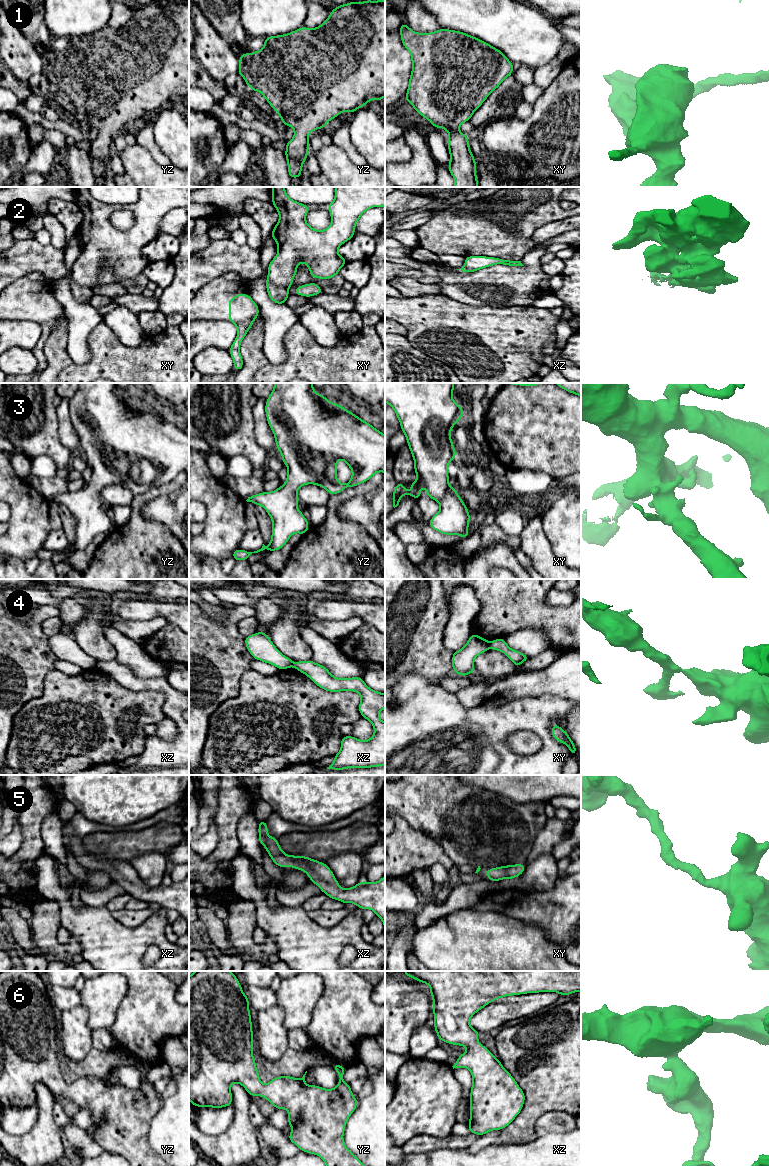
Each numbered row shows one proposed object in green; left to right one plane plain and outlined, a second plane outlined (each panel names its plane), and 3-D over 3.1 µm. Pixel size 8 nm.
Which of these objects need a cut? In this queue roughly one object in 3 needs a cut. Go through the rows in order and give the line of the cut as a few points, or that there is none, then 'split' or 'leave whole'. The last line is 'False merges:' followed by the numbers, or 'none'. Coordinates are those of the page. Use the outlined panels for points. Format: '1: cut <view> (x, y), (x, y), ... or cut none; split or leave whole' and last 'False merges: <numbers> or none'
1: cut none; leave whole
2: cut xy (267, 277), (271, 282), (282, 285), (287, 289); split
3: cut none; leave whole
4: cut xy (490, 644), (489, 647); split
5: cut none; leave whole
6: cut none; leave whole
False merges: 2, 4

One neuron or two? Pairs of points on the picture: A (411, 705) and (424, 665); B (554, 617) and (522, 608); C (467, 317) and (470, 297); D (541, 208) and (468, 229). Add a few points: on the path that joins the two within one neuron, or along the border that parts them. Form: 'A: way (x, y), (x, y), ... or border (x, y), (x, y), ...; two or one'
A: border (398, 679), (405, 673), (417, 671), (436, 683); two
B: way (546, 617), (530, 610); one
C: border (447, 297), (474, 306), (493, 306); two
D: way (523, 227), (515, 237), (499, 229), (487, 229); one

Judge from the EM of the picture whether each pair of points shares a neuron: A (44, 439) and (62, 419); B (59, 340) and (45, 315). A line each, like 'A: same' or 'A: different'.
A: different
B: different

